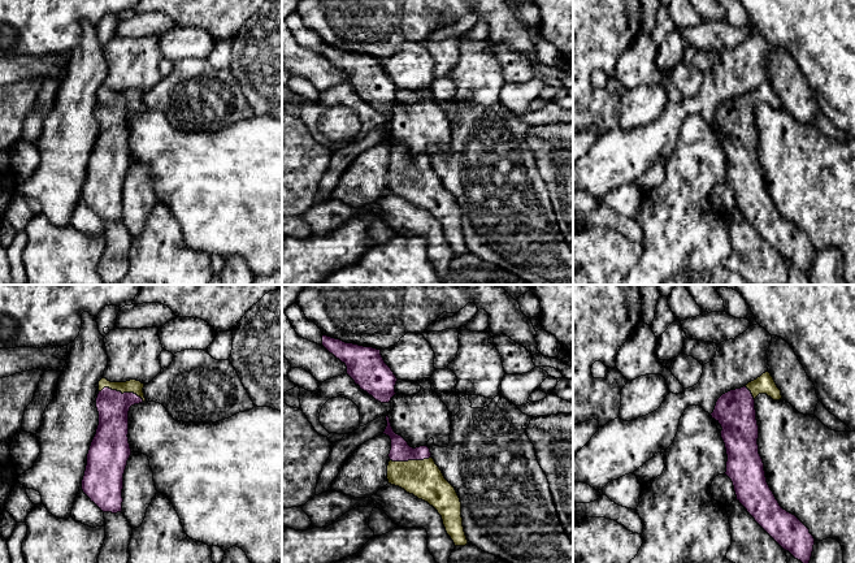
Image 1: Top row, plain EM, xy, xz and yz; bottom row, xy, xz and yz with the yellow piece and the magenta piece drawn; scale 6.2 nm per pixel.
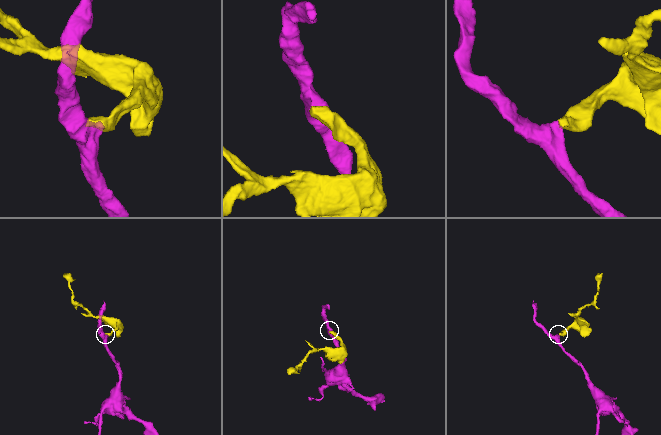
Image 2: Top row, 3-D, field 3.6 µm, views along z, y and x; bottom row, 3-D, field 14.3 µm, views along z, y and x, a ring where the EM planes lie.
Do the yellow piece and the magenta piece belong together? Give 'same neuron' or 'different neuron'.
same neuron

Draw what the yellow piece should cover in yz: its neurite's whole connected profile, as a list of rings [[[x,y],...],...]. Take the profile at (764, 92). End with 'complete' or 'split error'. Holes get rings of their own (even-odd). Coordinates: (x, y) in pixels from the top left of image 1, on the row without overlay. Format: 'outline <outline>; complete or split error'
outline [[[769,81],[741,98],[722,103],[711,122],[722,137],[720,142],[728,164],[725,183],[733,191],[737,209],[755,230],[808,277],[815,247],[795,224],[780,215],[767,191],[758,153],[755,107],[759,103],[767,103],[773,109],[782,108]]]; split error

